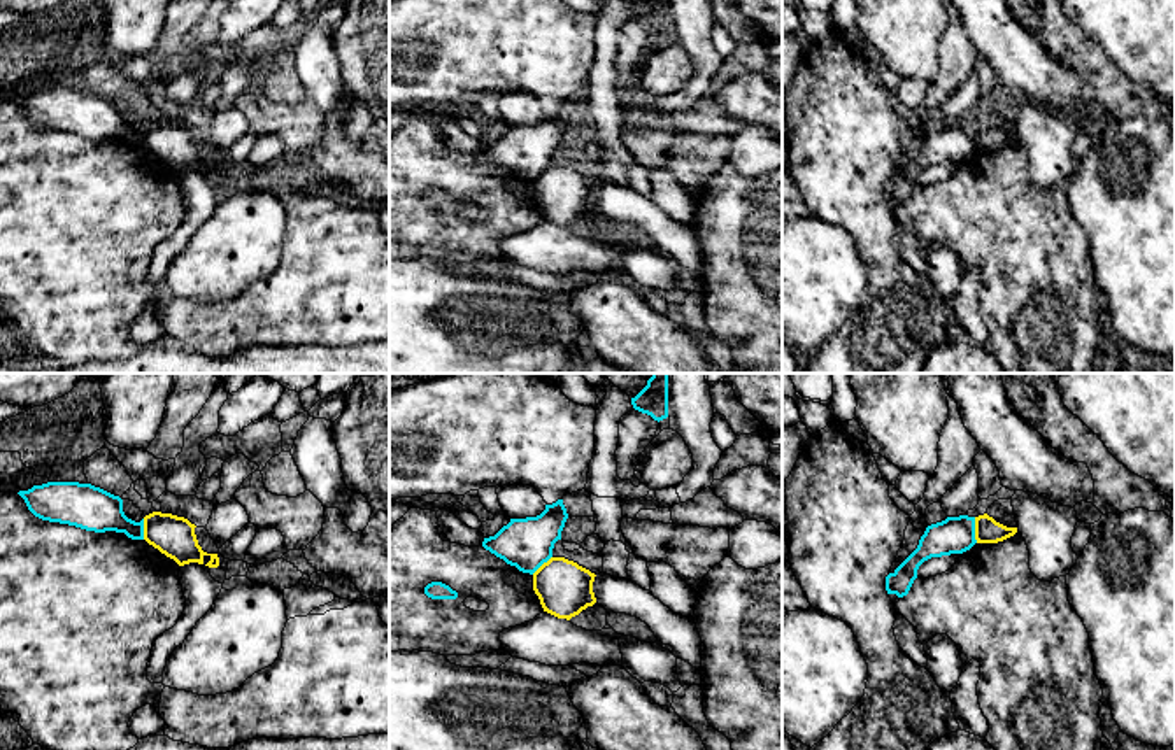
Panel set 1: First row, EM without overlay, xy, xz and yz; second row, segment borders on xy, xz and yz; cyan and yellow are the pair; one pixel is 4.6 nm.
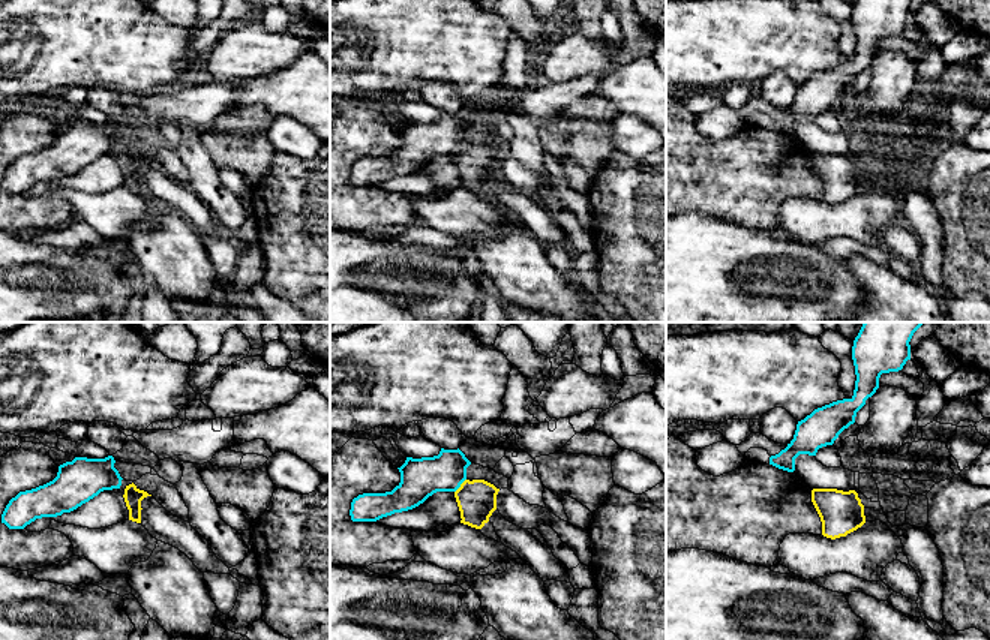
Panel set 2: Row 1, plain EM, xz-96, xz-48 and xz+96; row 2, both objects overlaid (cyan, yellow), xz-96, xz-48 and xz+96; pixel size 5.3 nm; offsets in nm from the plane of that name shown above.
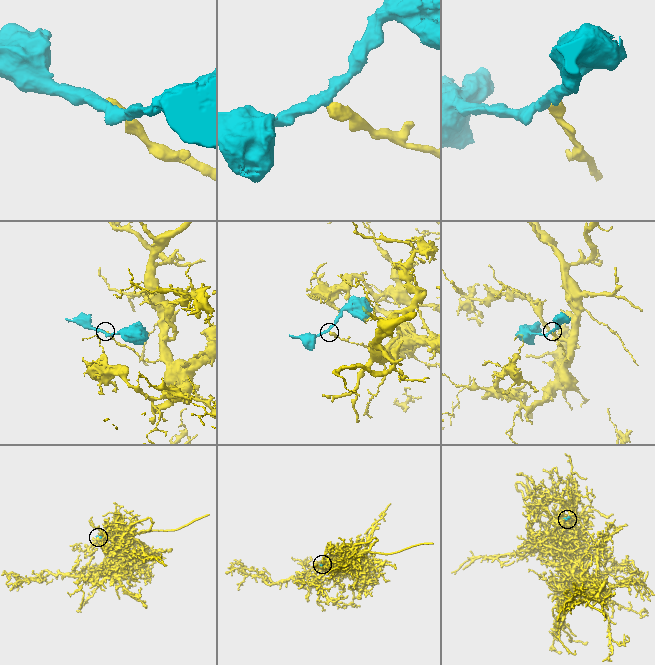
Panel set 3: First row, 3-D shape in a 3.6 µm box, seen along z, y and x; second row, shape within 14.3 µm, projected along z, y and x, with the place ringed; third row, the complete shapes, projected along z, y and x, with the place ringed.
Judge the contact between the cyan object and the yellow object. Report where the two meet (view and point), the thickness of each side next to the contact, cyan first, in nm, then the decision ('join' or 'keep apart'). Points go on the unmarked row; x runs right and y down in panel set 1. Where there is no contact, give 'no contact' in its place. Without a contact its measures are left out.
yz (974, 137) | 170/110 nm | keep apart

